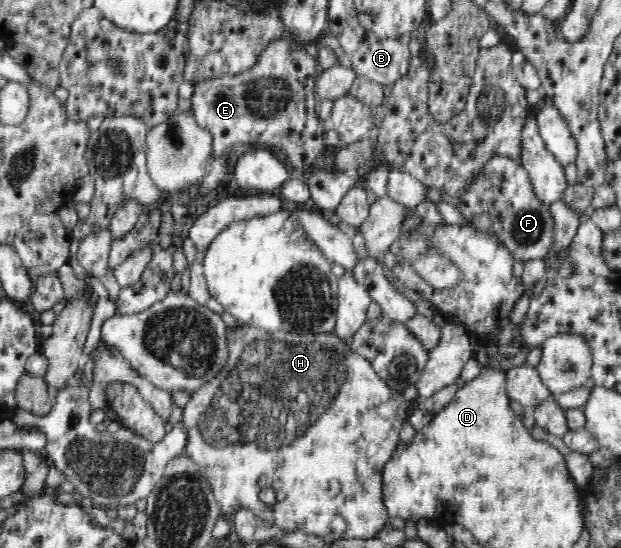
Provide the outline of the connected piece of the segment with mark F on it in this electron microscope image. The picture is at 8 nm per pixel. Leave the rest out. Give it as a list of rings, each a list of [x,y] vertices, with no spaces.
[[[492,156],[480,170],[473,172],[472,178],[464,184],[464,190],[458,191],[454,197],[460,198],[458,209],[469,224],[494,235],[511,252],[514,260],[544,260],[548,255],[548,251],[552,247],[552,215],[550,215],[548,204],[537,199],[532,192],[532,183],[529,181],[528,173],[519,160],[507,156]]]

